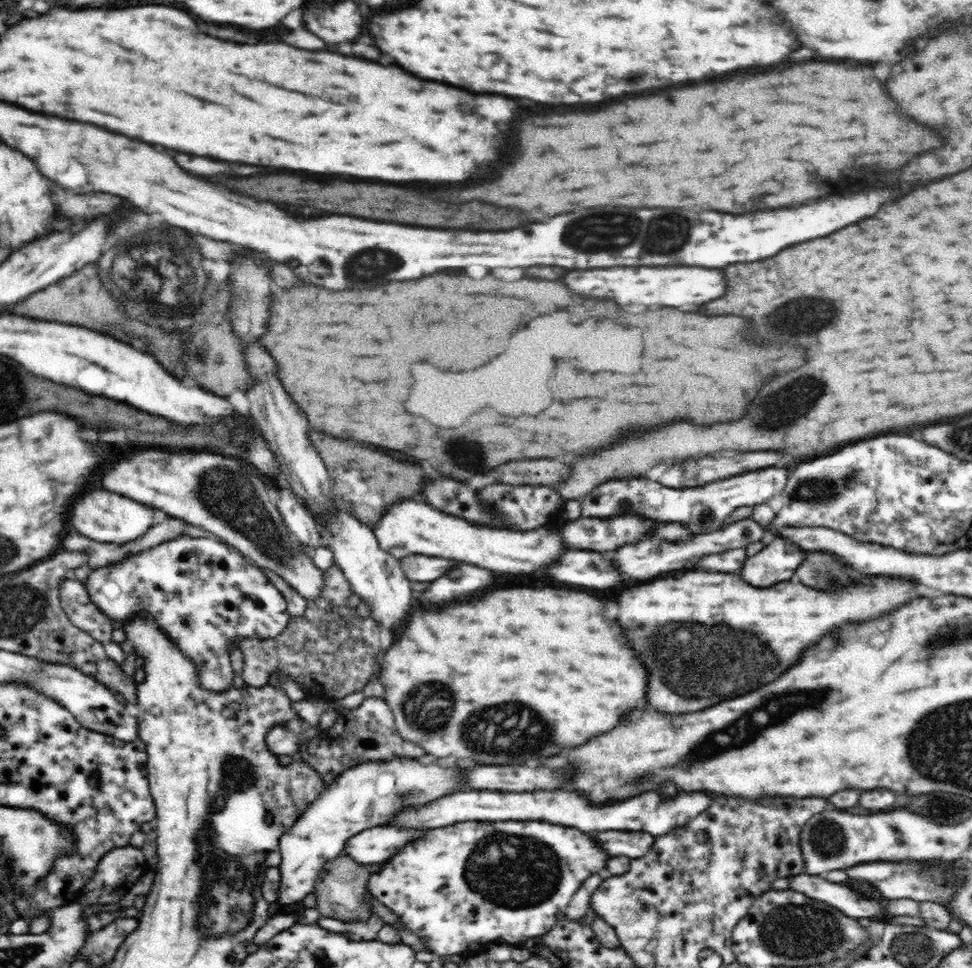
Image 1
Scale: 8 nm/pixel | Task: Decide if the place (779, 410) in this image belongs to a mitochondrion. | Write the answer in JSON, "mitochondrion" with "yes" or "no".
{"mitochondrion":"yes"}

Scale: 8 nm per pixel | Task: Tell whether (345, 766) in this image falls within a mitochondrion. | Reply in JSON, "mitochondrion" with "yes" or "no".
{"mitochondrion":"no"}

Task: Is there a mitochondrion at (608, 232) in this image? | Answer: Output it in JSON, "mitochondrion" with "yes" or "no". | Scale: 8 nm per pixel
{"mitochondrion":"yes"}

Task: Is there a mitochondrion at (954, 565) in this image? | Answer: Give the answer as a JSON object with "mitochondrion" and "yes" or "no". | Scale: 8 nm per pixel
{"mitochondrion":"no"}

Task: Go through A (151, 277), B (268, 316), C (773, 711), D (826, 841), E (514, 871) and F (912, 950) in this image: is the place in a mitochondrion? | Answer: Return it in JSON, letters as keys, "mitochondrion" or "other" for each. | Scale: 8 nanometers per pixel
{"A":"mitochondrion","B":"other","C":"mitochondrion","D":"mitochondrion","E":"mitochondrion","F":"mitochondrion"}

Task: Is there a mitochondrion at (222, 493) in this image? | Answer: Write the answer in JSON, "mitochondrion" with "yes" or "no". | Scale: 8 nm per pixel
{"mitochondrion":"yes"}

